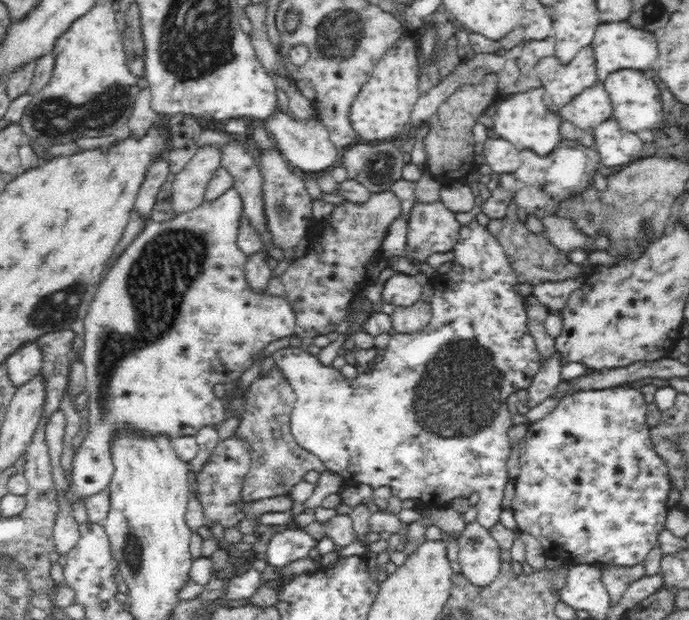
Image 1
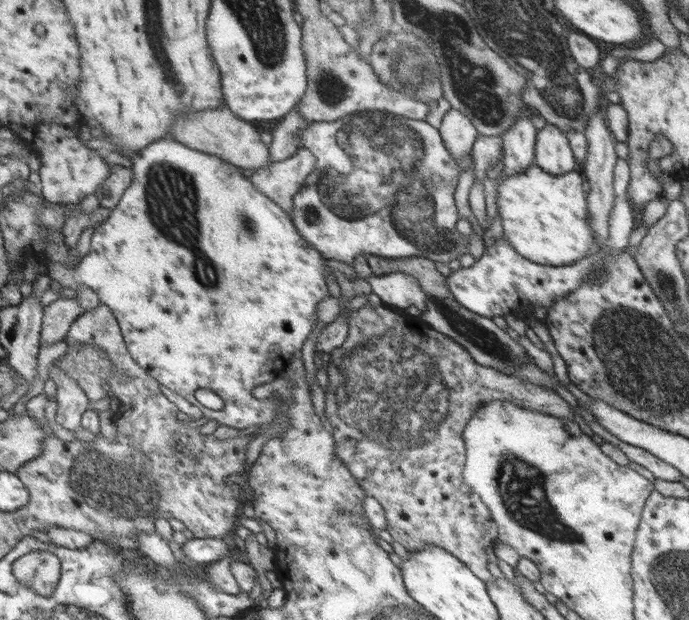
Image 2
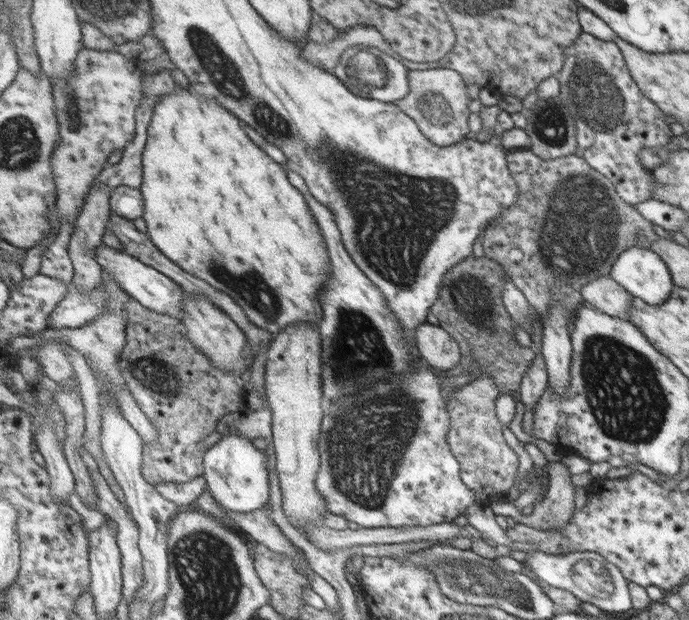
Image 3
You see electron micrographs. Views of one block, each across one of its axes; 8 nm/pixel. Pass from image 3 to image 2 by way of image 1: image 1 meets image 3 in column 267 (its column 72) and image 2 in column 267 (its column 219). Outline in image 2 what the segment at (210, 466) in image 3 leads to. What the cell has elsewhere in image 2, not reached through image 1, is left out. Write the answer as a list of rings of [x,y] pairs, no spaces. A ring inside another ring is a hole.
[[[165,138],[163,142],[153,142],[143,152],[137,152],[133,170],[135,170],[133,184],[127,188],[119,200],[119,204],[112,209],[109,219],[95,228],[91,252],[81,259],[74,270],[63,266],[61,262],[52,263],[49,269],[52,278],[65,287],[79,288],[81,285],[87,285],[94,289],[102,299],[102,304],[107,304],[114,312],[134,360],[141,367],[145,367],[148,373],[158,380],[158,383],[175,390],[180,396],[187,399],[187,402],[197,407],[202,416],[215,420],[219,425],[235,429],[244,429],[247,426],[255,426],[258,430],[265,428],[275,420],[277,398],[273,394],[265,400],[257,400],[251,396],[251,390],[259,384],[267,384],[267,382],[275,380],[283,372],[283,368],[287,367],[285,356],[299,352],[301,344],[309,338],[311,328],[315,324],[315,306],[329,296],[327,282],[325,282],[327,274],[325,274],[325,266],[323,266],[325,257],[311,245],[307,245],[305,238],[299,235],[298,230],[291,223],[289,215],[265,194],[255,190],[255,186],[249,182],[249,178],[241,174],[239,168],[223,162],[223,159],[217,158],[213,154],[199,152],[188,147],[186,143],[174,142],[170,138],[169,140]],[[199,389],[215,393],[223,402],[223,407],[219,410],[211,410],[202,406],[193,396]]]

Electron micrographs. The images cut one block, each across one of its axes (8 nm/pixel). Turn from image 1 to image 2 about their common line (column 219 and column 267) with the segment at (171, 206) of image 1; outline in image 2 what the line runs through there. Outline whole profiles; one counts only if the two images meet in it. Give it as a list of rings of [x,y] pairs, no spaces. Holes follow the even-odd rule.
[[[223,101],[221,108],[215,111],[202,111],[201,113],[189,113],[178,119],[173,131],[174,142],[186,143],[188,147],[205,154],[213,154],[223,162],[235,166],[240,170],[259,170],[268,168],[270,149],[261,143],[255,128],[247,121],[238,119],[227,108]]]

